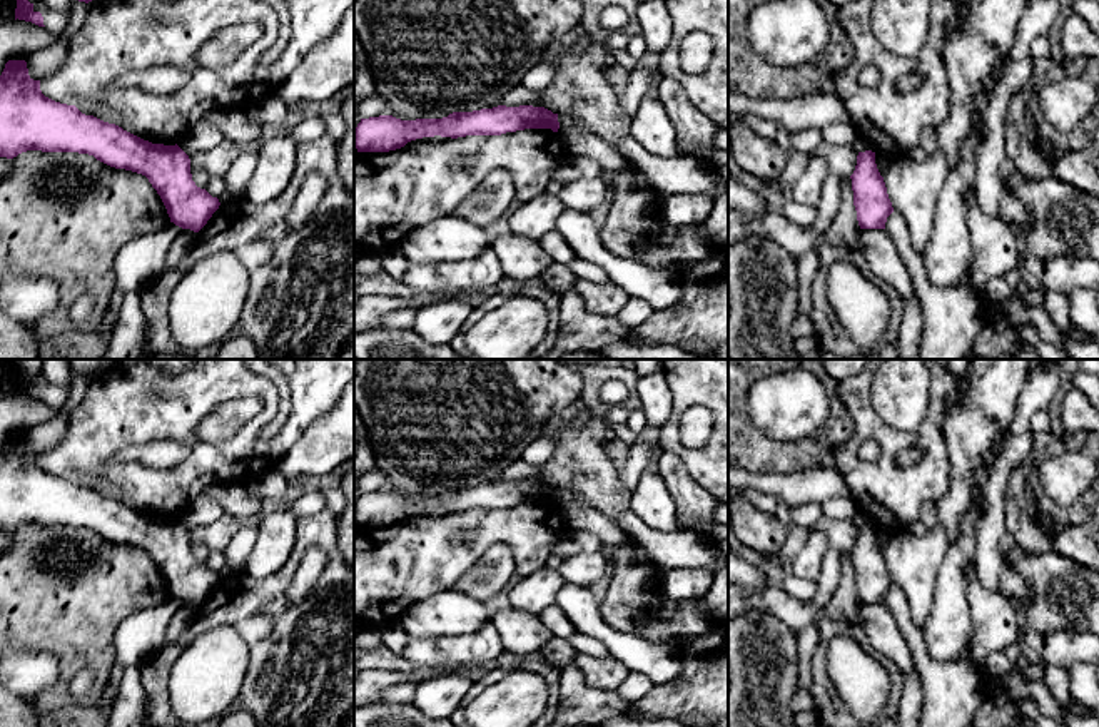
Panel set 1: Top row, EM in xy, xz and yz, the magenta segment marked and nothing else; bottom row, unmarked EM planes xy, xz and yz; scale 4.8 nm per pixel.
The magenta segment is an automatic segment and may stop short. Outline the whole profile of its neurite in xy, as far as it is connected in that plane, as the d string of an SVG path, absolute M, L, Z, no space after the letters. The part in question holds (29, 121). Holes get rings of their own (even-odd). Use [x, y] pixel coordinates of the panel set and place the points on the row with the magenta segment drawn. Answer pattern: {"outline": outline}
{"outline": "M8 60L0 75L0 157L13 159L27 150L89 154L110 167L142 174L160 196L170 222L194 232L220 206L217 197L195 186L190 159L177 144L152 144L115 124L85 115L75 105L55 102L42 94L40 80L28 75L25 60Z"}

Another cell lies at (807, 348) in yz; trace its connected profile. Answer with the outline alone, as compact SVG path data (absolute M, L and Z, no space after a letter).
M815 336L798 338L795 341L795 348L797 348L797 353L803 359L817 359L818 358L820 344L818 344L818 339Z

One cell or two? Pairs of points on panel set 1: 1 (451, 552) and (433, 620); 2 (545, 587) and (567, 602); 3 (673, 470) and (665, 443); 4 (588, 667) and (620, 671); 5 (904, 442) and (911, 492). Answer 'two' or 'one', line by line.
1: two
2: two
3: two
4: one
5: one

